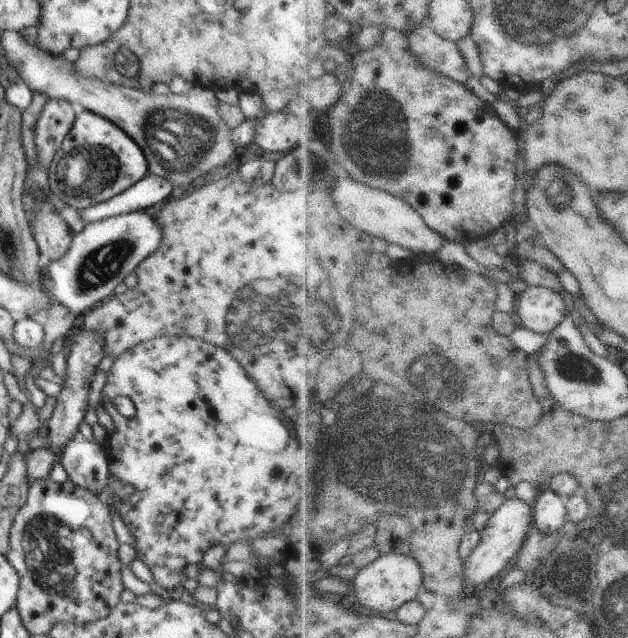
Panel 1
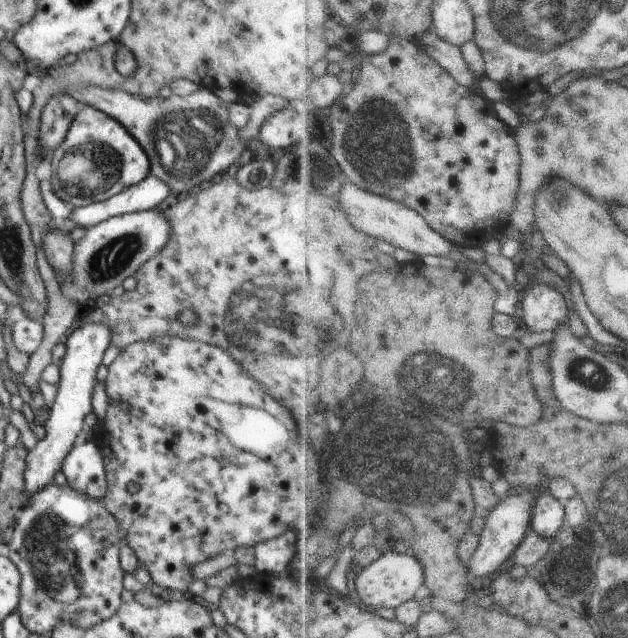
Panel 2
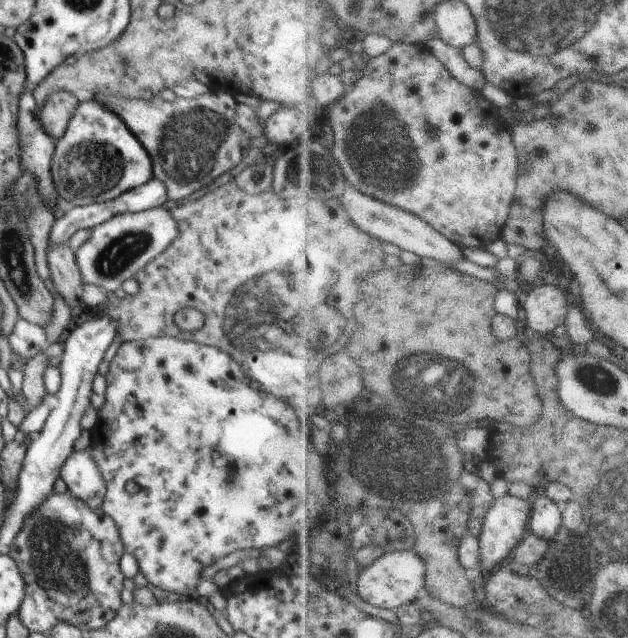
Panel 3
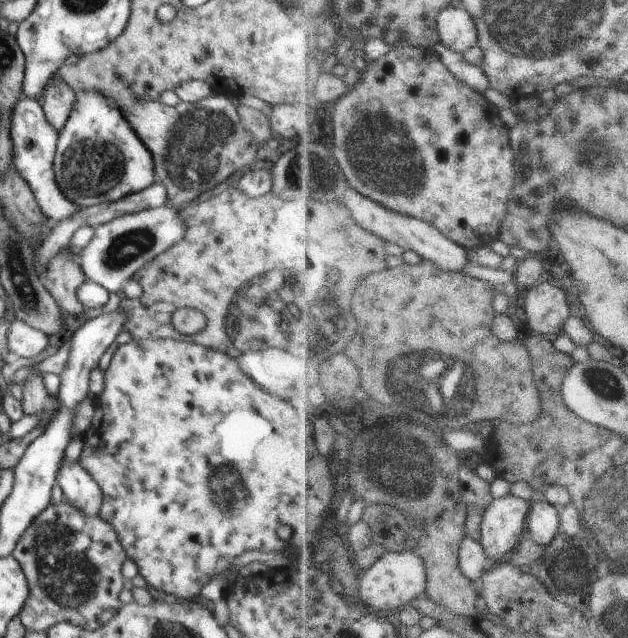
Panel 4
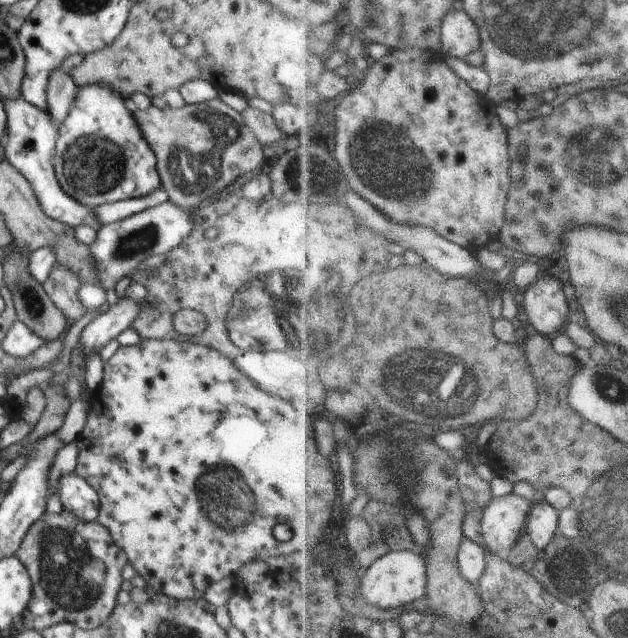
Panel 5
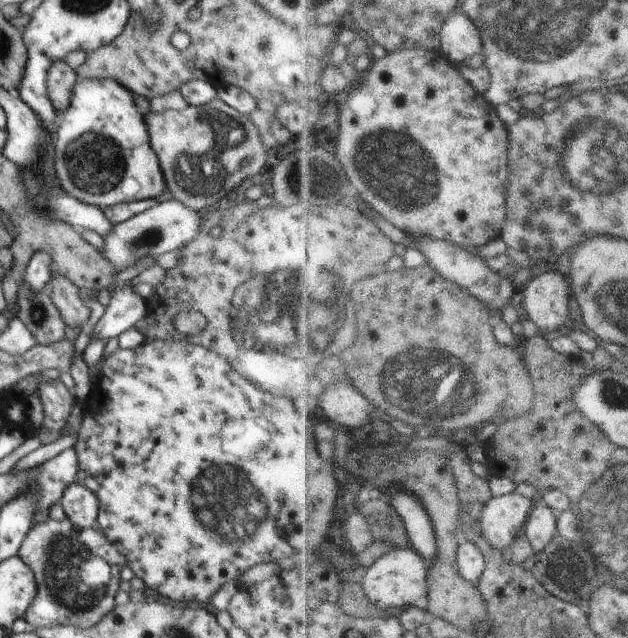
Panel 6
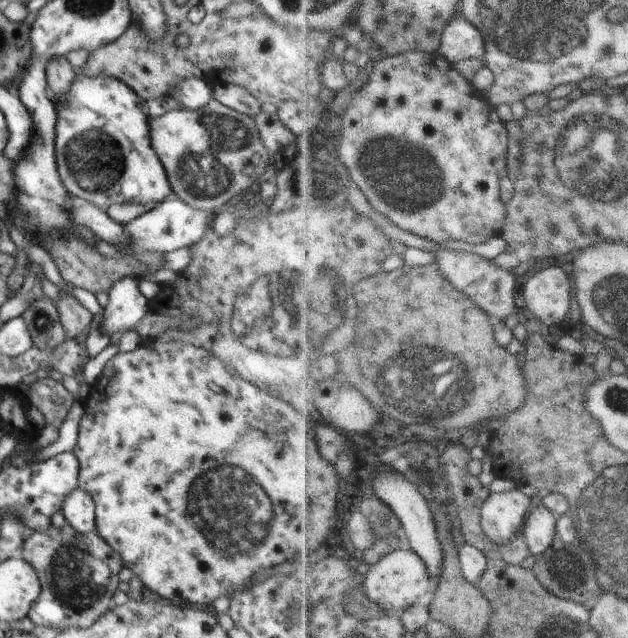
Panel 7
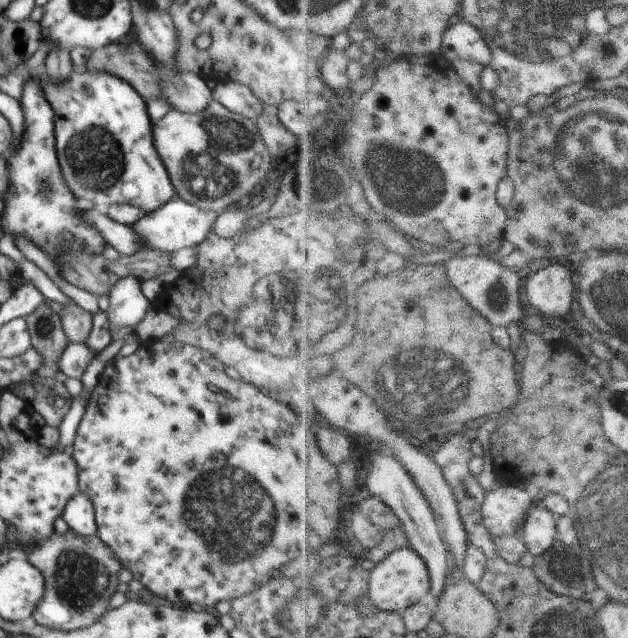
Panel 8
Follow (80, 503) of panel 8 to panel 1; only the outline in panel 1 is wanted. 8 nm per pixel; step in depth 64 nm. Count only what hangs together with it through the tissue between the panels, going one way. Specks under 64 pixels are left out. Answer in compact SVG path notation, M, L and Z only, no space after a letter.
M81 435L68 440L60 463L74 486L91 490L96 496L111 489L108 485L108 454L106 447L98 442L90 442Z

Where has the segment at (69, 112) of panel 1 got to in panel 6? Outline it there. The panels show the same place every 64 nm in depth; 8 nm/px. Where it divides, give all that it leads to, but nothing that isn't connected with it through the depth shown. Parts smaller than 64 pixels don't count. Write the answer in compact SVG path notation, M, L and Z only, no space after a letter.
M63 60L54 62L48 70L47 94L57 115L69 108L77 82L75 71Z

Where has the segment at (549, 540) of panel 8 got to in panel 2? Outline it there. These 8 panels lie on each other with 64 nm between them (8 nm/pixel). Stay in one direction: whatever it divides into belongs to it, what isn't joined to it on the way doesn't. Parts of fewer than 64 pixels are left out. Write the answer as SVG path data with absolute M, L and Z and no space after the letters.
M548 490L547 494L536 496L536 516L532 522L533 529L538 534L555 538L567 522L567 505L556 498Z

